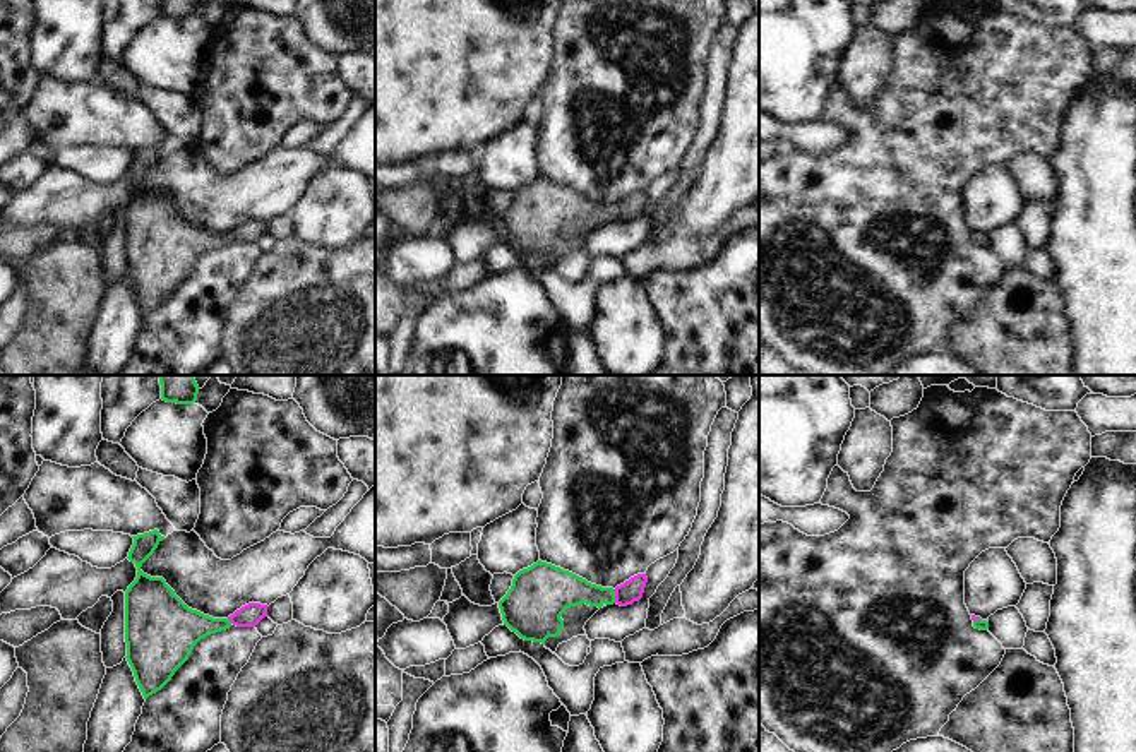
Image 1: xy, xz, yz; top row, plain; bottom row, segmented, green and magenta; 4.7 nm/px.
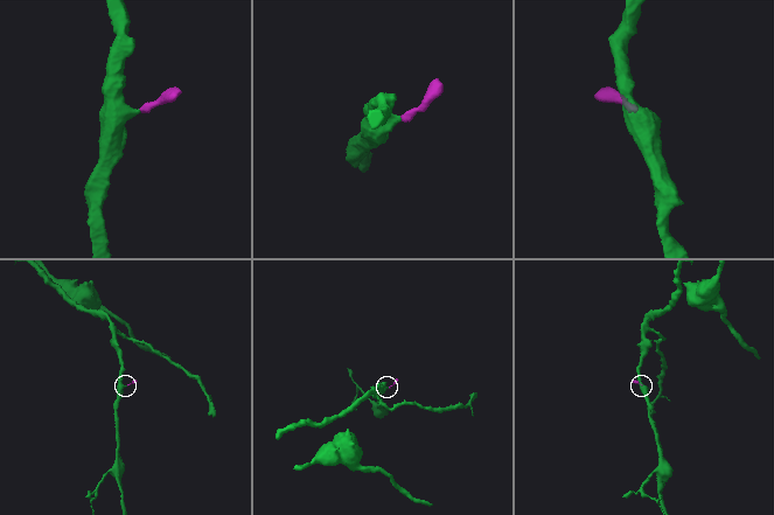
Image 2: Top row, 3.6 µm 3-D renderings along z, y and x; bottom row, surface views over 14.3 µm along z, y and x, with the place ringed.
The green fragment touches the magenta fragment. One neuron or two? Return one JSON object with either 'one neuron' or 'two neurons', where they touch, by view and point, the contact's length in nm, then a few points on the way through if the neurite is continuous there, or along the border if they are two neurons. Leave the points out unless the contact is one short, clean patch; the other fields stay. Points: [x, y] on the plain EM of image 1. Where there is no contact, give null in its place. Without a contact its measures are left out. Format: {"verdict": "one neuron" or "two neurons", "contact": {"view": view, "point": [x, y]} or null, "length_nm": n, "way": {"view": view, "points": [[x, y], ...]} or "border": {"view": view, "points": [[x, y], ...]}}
{"verdict": "one neuron", "contact": {"view": "xz", "point": [614, 213]}, "length_nm": 70, "way": {"view": "xz", "points": [[562, 206], [614, 213], [629, 208]]}}

